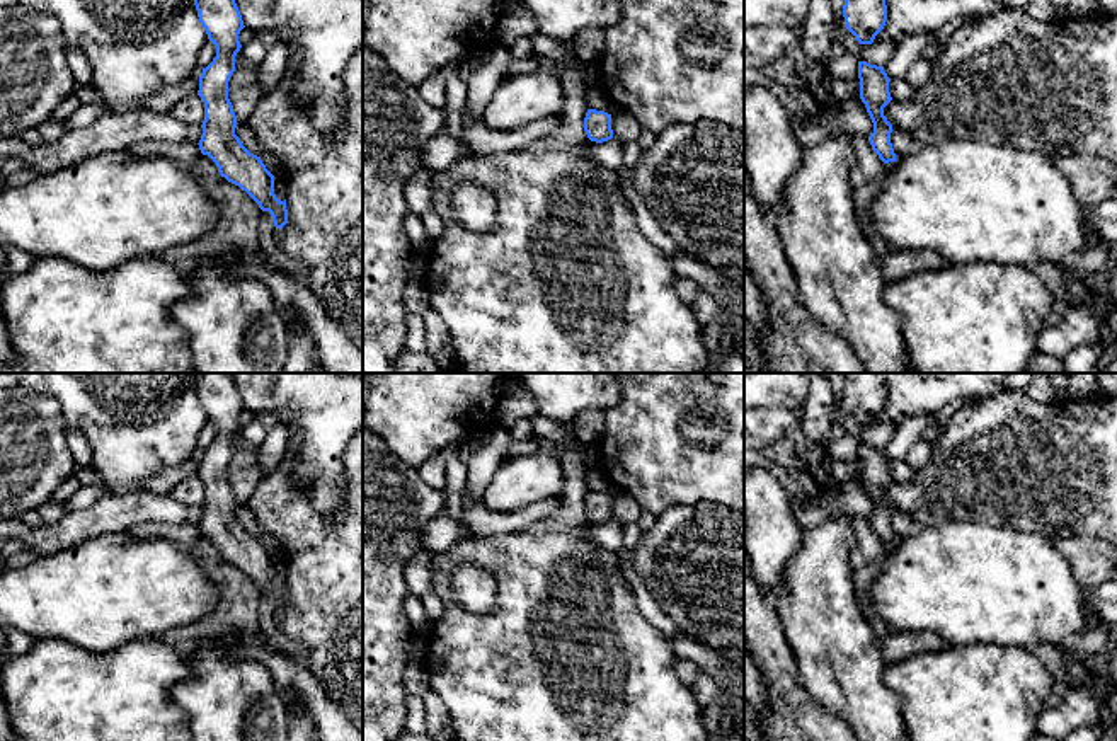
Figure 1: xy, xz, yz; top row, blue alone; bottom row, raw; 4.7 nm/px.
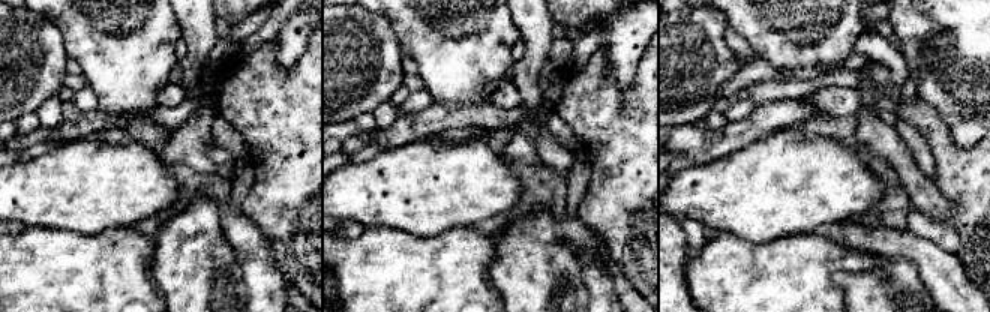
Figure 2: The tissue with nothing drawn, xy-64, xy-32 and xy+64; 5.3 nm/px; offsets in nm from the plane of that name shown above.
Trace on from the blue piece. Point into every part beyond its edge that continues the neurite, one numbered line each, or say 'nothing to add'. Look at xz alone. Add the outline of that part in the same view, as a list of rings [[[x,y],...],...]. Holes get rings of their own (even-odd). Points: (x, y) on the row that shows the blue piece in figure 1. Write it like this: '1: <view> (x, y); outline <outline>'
nothing to add

